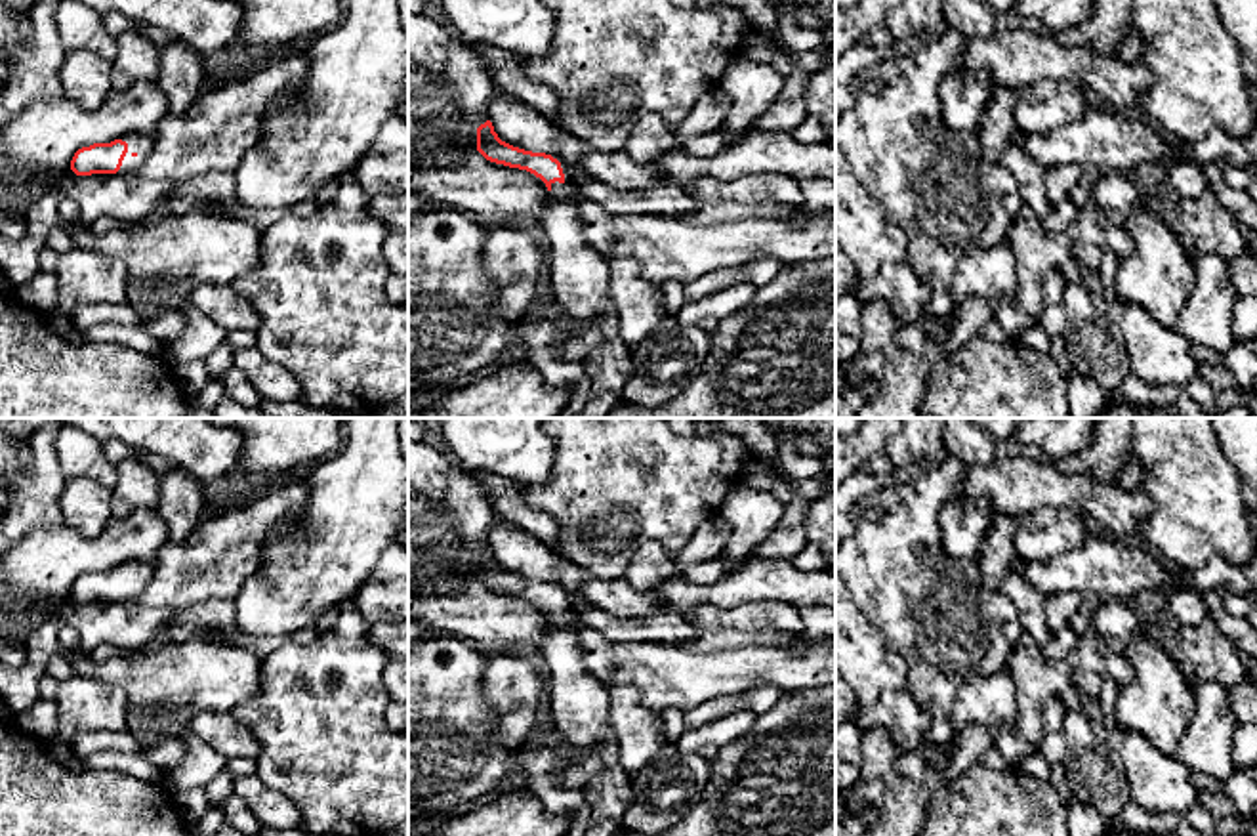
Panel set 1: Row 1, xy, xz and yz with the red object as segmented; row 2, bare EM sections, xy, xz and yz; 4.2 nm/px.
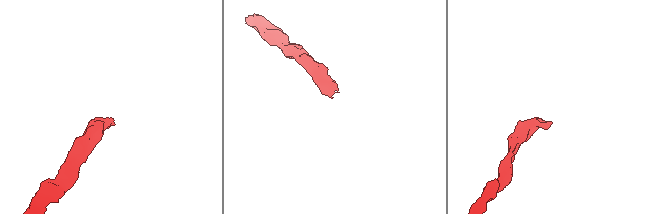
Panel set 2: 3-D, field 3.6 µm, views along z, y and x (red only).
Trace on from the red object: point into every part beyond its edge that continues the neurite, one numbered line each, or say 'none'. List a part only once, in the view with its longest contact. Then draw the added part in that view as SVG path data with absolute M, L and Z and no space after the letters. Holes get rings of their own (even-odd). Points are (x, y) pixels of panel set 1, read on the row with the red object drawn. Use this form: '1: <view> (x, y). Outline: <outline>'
1: xy (138, 144). Outline: M126 134L120 139L128 143L128 153L118 172L134 172L149 158L153 151L153 137L141 134Z

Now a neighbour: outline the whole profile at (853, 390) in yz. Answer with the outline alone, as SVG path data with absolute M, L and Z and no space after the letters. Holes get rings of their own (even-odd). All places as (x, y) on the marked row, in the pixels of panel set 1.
M883 300L862 305L860 349L851 361L851 370L835 378L835 418L851 418L860 407L874 399L883 376L887 349L900 324Z

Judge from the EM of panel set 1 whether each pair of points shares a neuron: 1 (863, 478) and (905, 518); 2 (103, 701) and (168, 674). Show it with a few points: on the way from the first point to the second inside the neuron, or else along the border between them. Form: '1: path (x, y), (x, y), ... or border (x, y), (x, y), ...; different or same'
1: border (887, 483), (855, 510); different
2: border (82, 676), (98, 676), (124, 693), (128, 728); different

